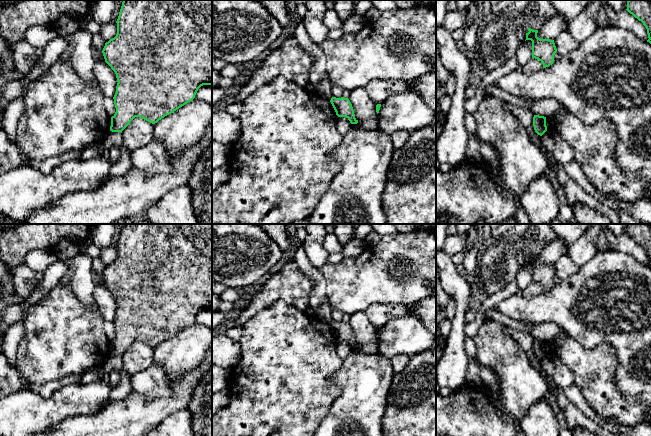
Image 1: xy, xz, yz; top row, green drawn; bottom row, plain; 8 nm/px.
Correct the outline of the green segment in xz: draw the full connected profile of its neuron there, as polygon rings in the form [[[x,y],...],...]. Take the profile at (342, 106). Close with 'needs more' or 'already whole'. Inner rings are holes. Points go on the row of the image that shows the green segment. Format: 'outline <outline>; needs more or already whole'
outline [[[332,97],[330,102],[338,117],[346,117],[350,121],[351,124],[358,123],[358,120],[355,118],[352,104],[348,98]]]; already whole

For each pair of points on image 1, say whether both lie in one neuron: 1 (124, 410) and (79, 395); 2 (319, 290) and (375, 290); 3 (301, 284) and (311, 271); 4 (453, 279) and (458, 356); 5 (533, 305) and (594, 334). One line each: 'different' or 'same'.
1: different
2: different
3: different
4: same
5: same

